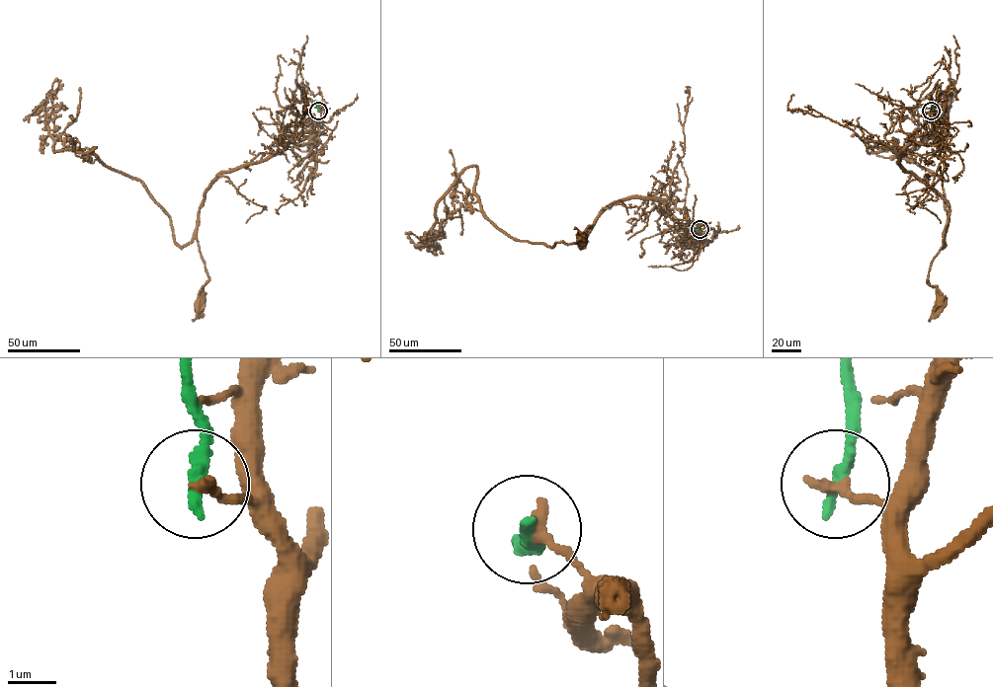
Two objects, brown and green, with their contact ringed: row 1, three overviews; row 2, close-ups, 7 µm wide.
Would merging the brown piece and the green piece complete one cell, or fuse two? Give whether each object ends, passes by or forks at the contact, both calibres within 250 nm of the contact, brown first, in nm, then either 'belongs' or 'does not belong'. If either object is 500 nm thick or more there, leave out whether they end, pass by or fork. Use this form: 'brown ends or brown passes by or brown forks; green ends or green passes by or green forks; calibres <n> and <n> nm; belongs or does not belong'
brown ends; green ends; calibres 240 and 320 nm; does not belong

